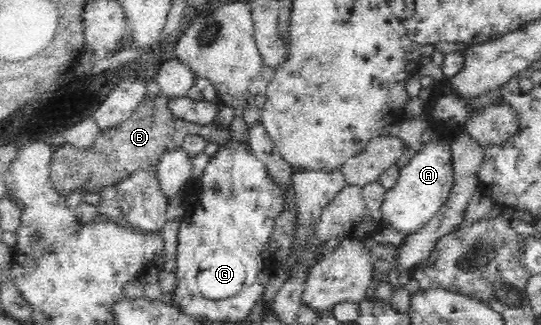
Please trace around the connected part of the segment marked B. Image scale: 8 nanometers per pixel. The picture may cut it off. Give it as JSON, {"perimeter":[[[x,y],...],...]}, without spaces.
{"perimeter":[[[166,93],[158,94],[154,98],[146,95],[127,119],[101,131],[92,146],[79,149],[67,142],[58,146],[52,153],[49,170],[49,181],[54,190],[62,198],[67,198],[74,192],[83,192],[84,195],[91,192],[100,193],[102,188],[125,181],[130,174],[138,170],[152,172],[162,154],[180,148],[184,138],[190,134],[198,134],[208,143],[213,142],[220,147],[232,140],[230,124],[218,126],[216,122],[209,125],[188,122],[172,113],[171,99]]]}

